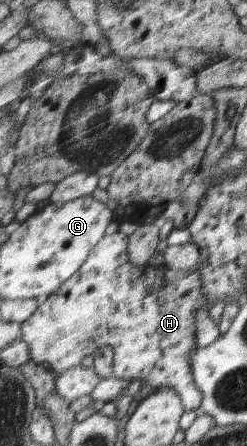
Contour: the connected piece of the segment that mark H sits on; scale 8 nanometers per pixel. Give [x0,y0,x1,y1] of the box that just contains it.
[22,231,213,410]

